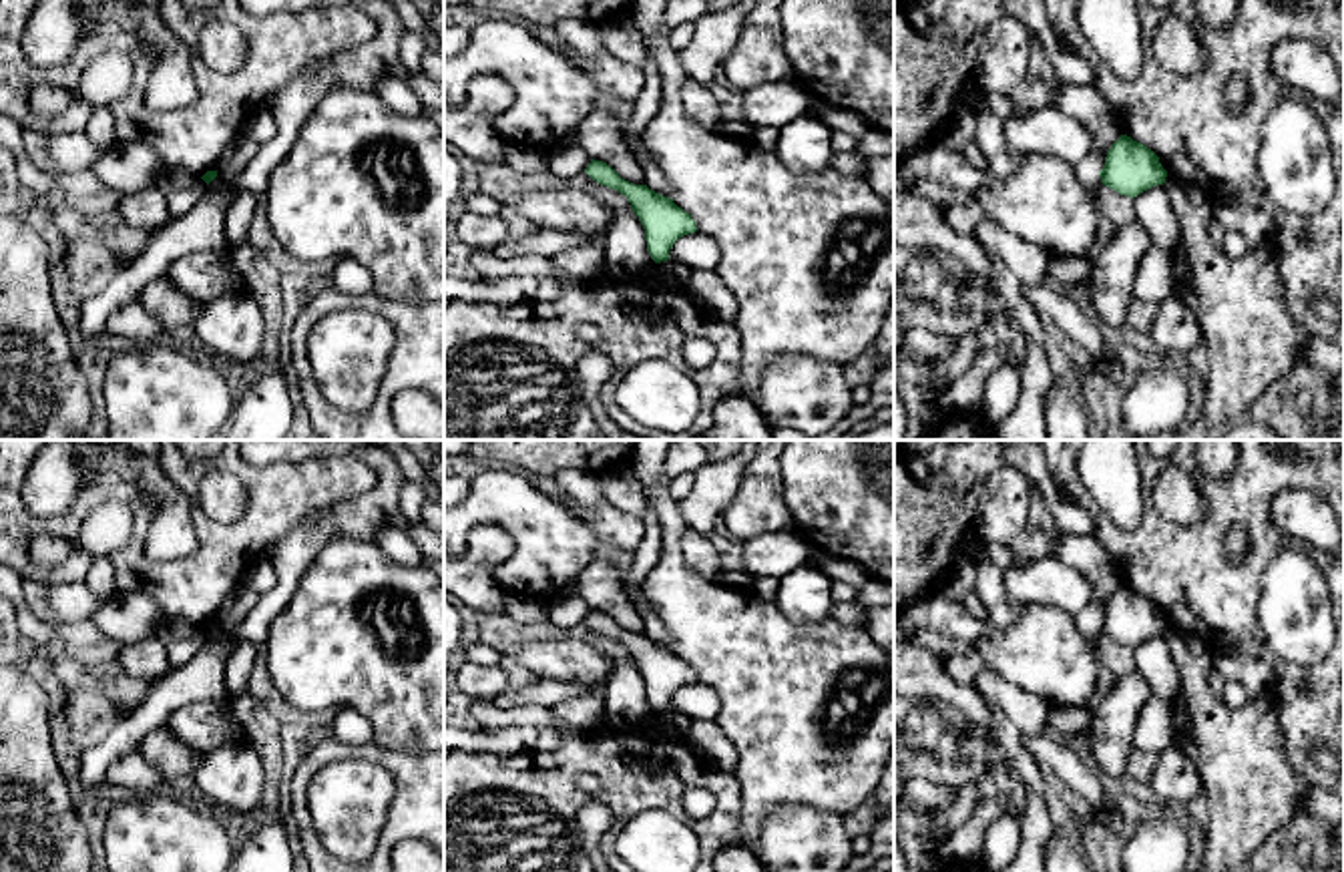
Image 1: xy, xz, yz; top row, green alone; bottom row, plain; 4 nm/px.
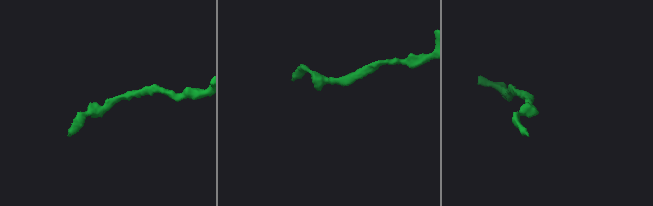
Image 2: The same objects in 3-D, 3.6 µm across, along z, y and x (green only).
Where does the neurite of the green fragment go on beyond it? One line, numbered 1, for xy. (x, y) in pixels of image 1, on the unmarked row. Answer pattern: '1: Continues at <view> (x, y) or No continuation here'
1: No continuation here

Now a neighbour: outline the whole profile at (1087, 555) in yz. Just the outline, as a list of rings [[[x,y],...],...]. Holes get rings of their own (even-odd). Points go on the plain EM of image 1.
[[[1067,532],[1055,544],[1055,557],[1091,583],[1093,597],[1089,611],[1099,603],[1107,603],[1123,585],[1119,569],[1101,538]]]

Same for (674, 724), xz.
[[[667,709],[657,713],[655,721],[663,729],[667,739],[675,739],[675,741],[687,739],[689,721],[691,721],[687,715]]]

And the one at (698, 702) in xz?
[[[695,681],[673,693],[669,709],[679,711],[689,719],[715,719],[721,709],[721,701],[713,689]]]

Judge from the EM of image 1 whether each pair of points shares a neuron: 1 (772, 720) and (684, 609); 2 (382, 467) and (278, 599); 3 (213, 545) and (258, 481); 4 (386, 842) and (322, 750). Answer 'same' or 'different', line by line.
1: same
2: same
3: same
4: same

